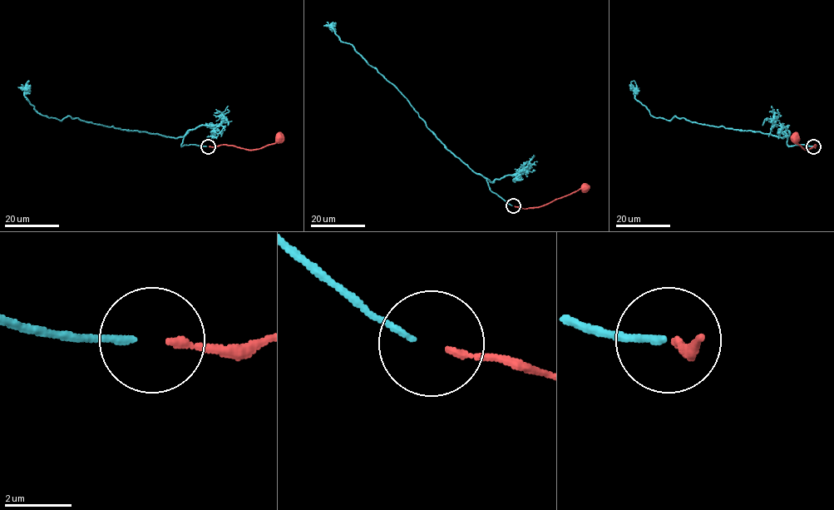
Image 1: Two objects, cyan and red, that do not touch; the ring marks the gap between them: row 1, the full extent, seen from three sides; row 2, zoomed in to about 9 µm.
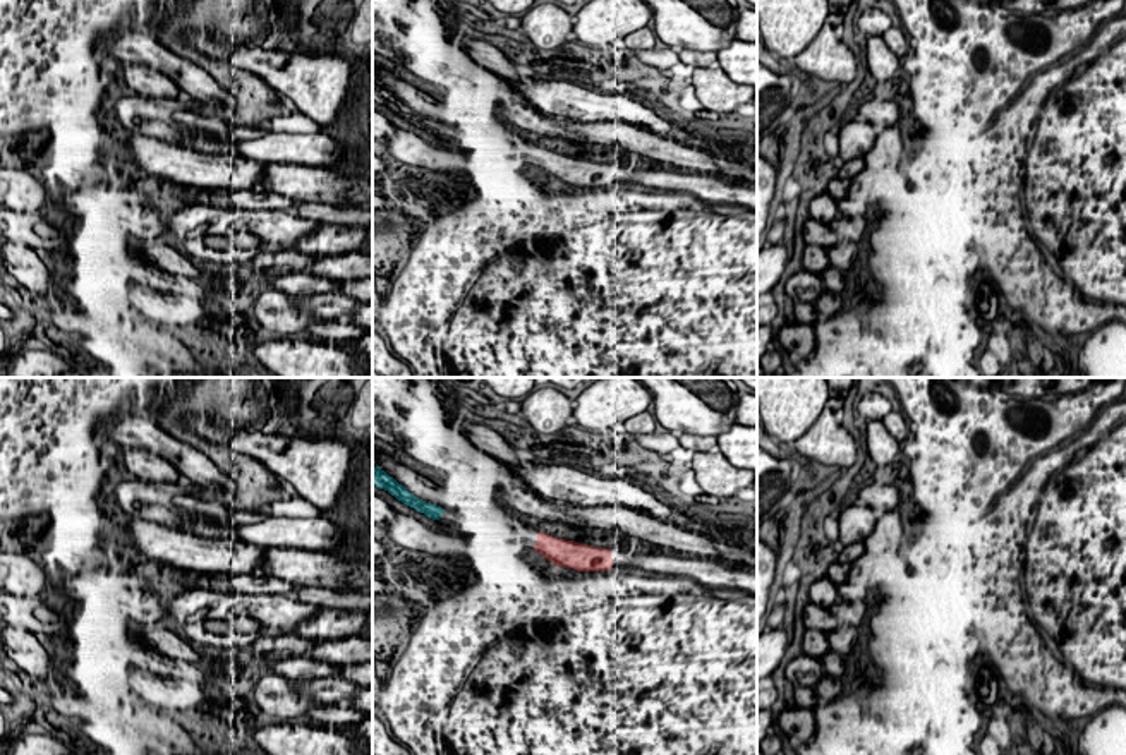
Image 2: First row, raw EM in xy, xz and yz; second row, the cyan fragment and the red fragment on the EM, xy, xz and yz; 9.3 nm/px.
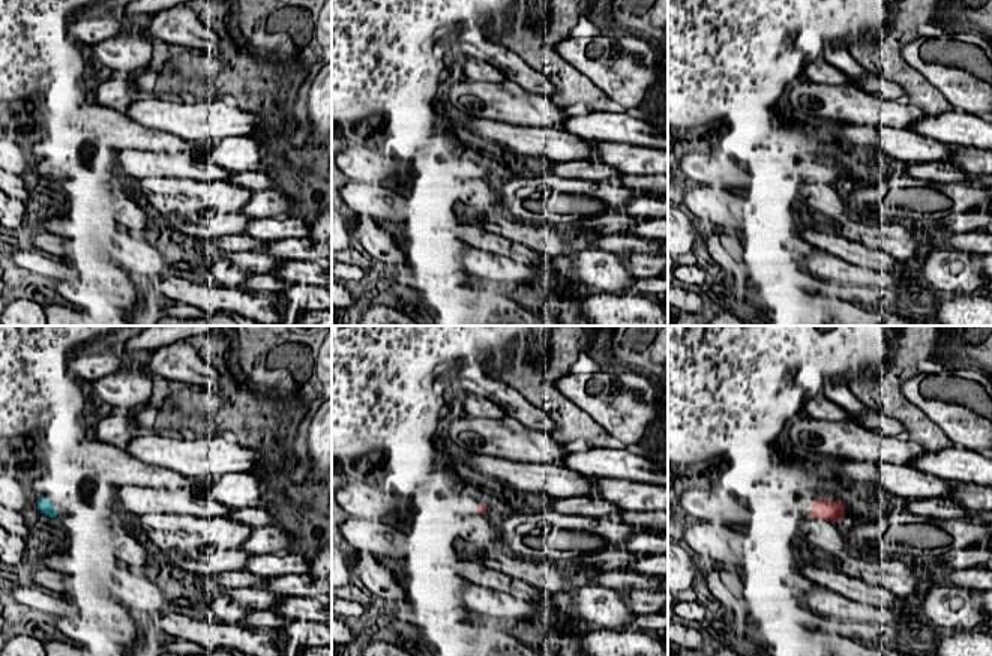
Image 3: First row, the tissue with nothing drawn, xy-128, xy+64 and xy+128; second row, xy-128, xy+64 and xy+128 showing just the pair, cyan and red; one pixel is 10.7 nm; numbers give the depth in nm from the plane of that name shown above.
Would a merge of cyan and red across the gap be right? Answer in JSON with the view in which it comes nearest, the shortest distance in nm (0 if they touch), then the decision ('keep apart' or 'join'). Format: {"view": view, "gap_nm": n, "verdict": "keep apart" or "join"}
{"view": "xz", "gap_nm": 900, "verdict": "join"}

